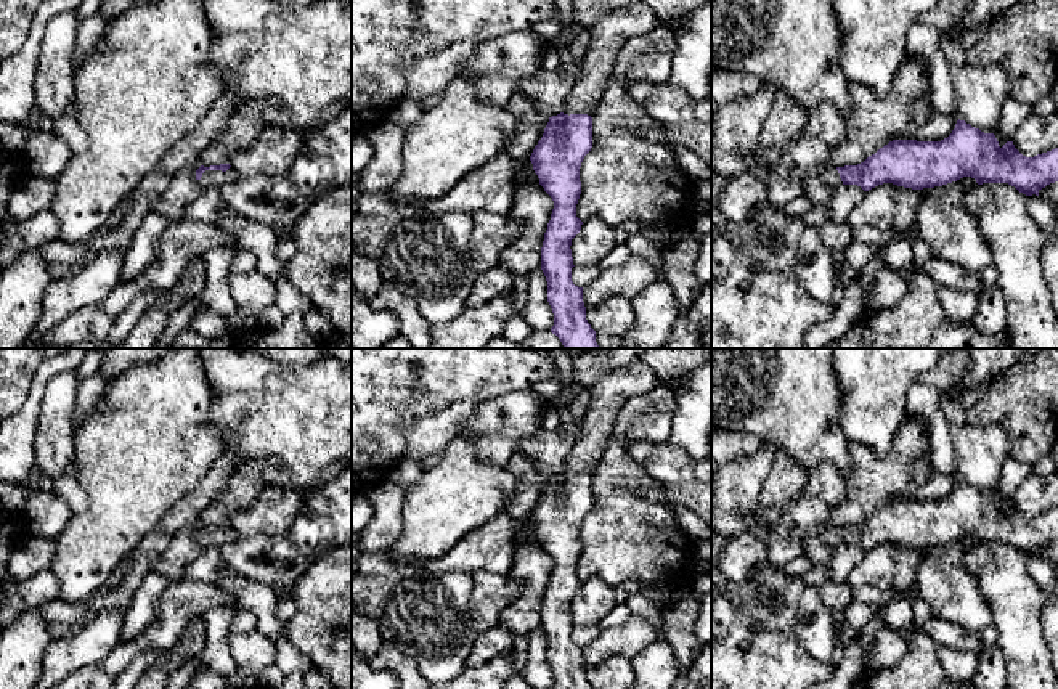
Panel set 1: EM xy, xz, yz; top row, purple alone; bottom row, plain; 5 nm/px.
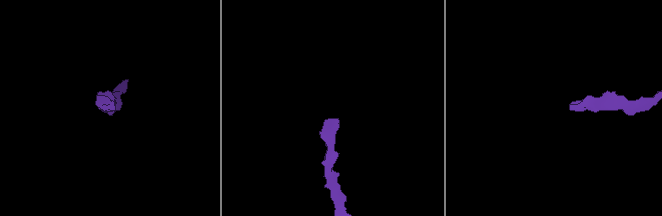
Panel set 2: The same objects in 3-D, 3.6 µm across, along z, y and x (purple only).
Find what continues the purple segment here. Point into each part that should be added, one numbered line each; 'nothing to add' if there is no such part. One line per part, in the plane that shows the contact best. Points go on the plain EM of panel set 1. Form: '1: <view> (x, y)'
1: xy (219, 538)

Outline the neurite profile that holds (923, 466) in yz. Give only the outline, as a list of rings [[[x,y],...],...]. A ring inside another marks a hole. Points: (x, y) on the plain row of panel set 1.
[[[931,450],[922,456],[917,463],[915,463],[915,480],[917,483],[920,485],[925,485],[930,479],[930,472],[933,469],[933,464],[931,464]]]

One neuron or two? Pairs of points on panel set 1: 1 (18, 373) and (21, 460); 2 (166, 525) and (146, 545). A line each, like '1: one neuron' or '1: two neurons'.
1: two neurons
2: one neuron

